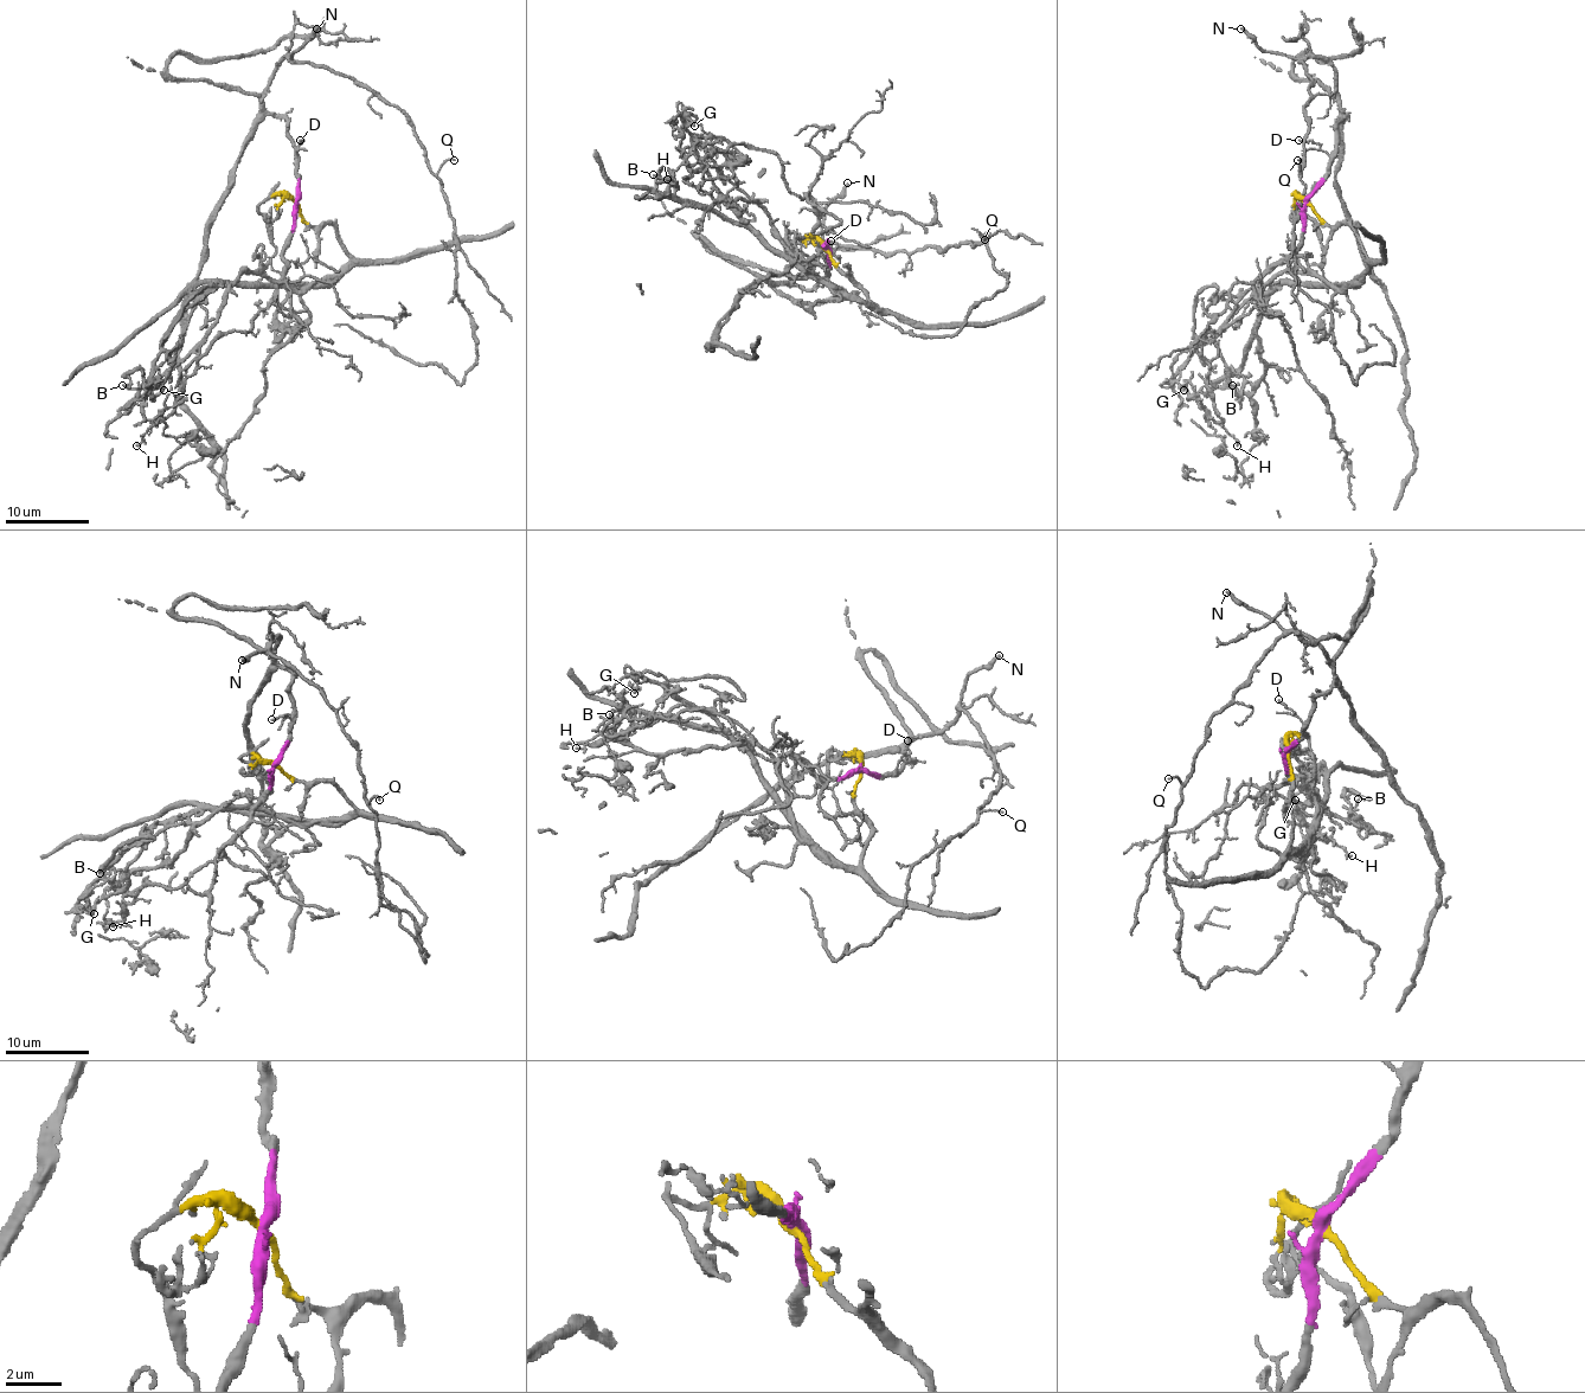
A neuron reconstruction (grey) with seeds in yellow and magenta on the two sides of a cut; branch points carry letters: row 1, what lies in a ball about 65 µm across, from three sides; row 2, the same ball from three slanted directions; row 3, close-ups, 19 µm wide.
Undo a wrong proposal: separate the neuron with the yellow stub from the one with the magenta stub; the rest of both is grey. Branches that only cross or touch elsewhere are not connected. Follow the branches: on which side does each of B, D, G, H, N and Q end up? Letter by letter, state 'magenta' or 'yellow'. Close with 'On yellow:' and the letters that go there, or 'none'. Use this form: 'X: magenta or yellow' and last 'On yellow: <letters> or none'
B: yellow
D: magenta
G: yellow
H: magenta
N: magenta
Q: magenta
On yellow: B, G

